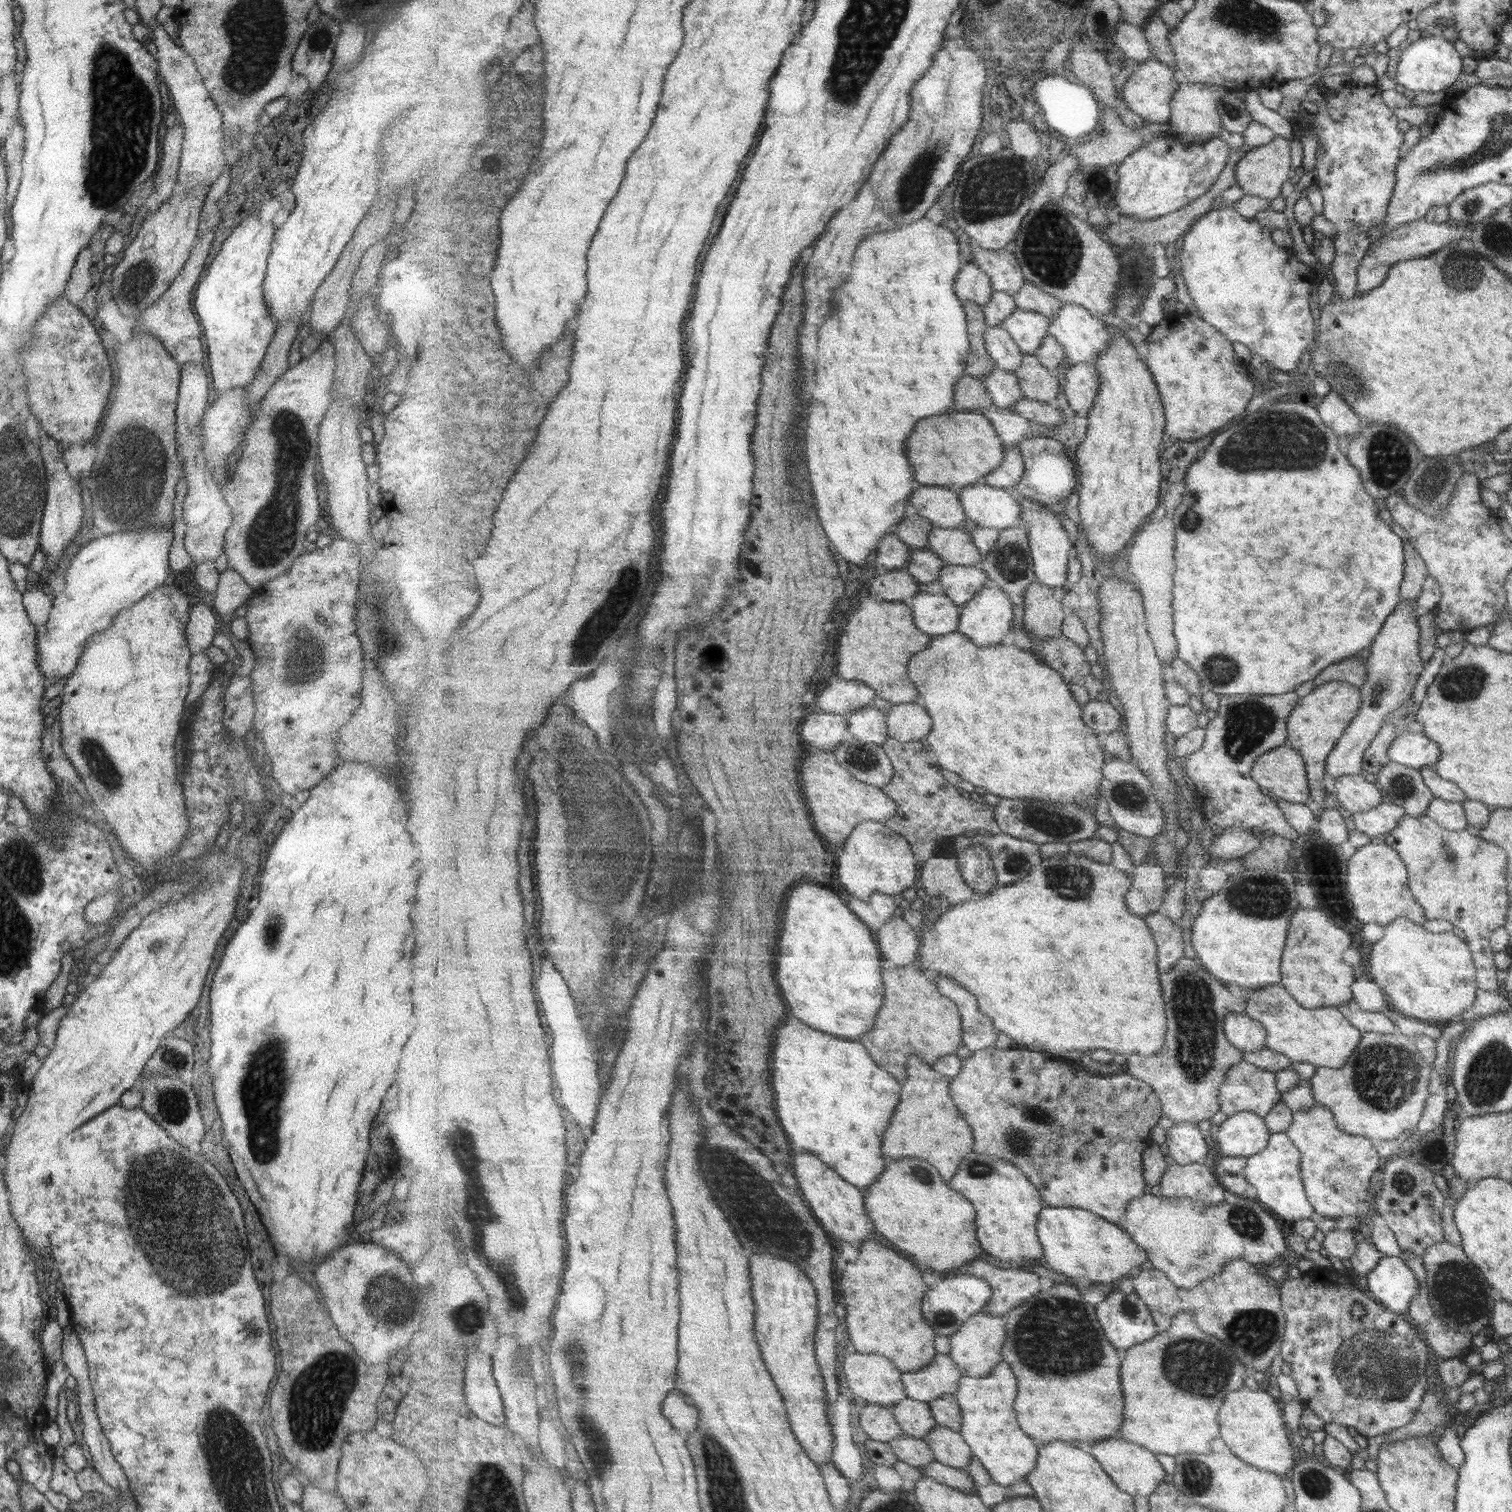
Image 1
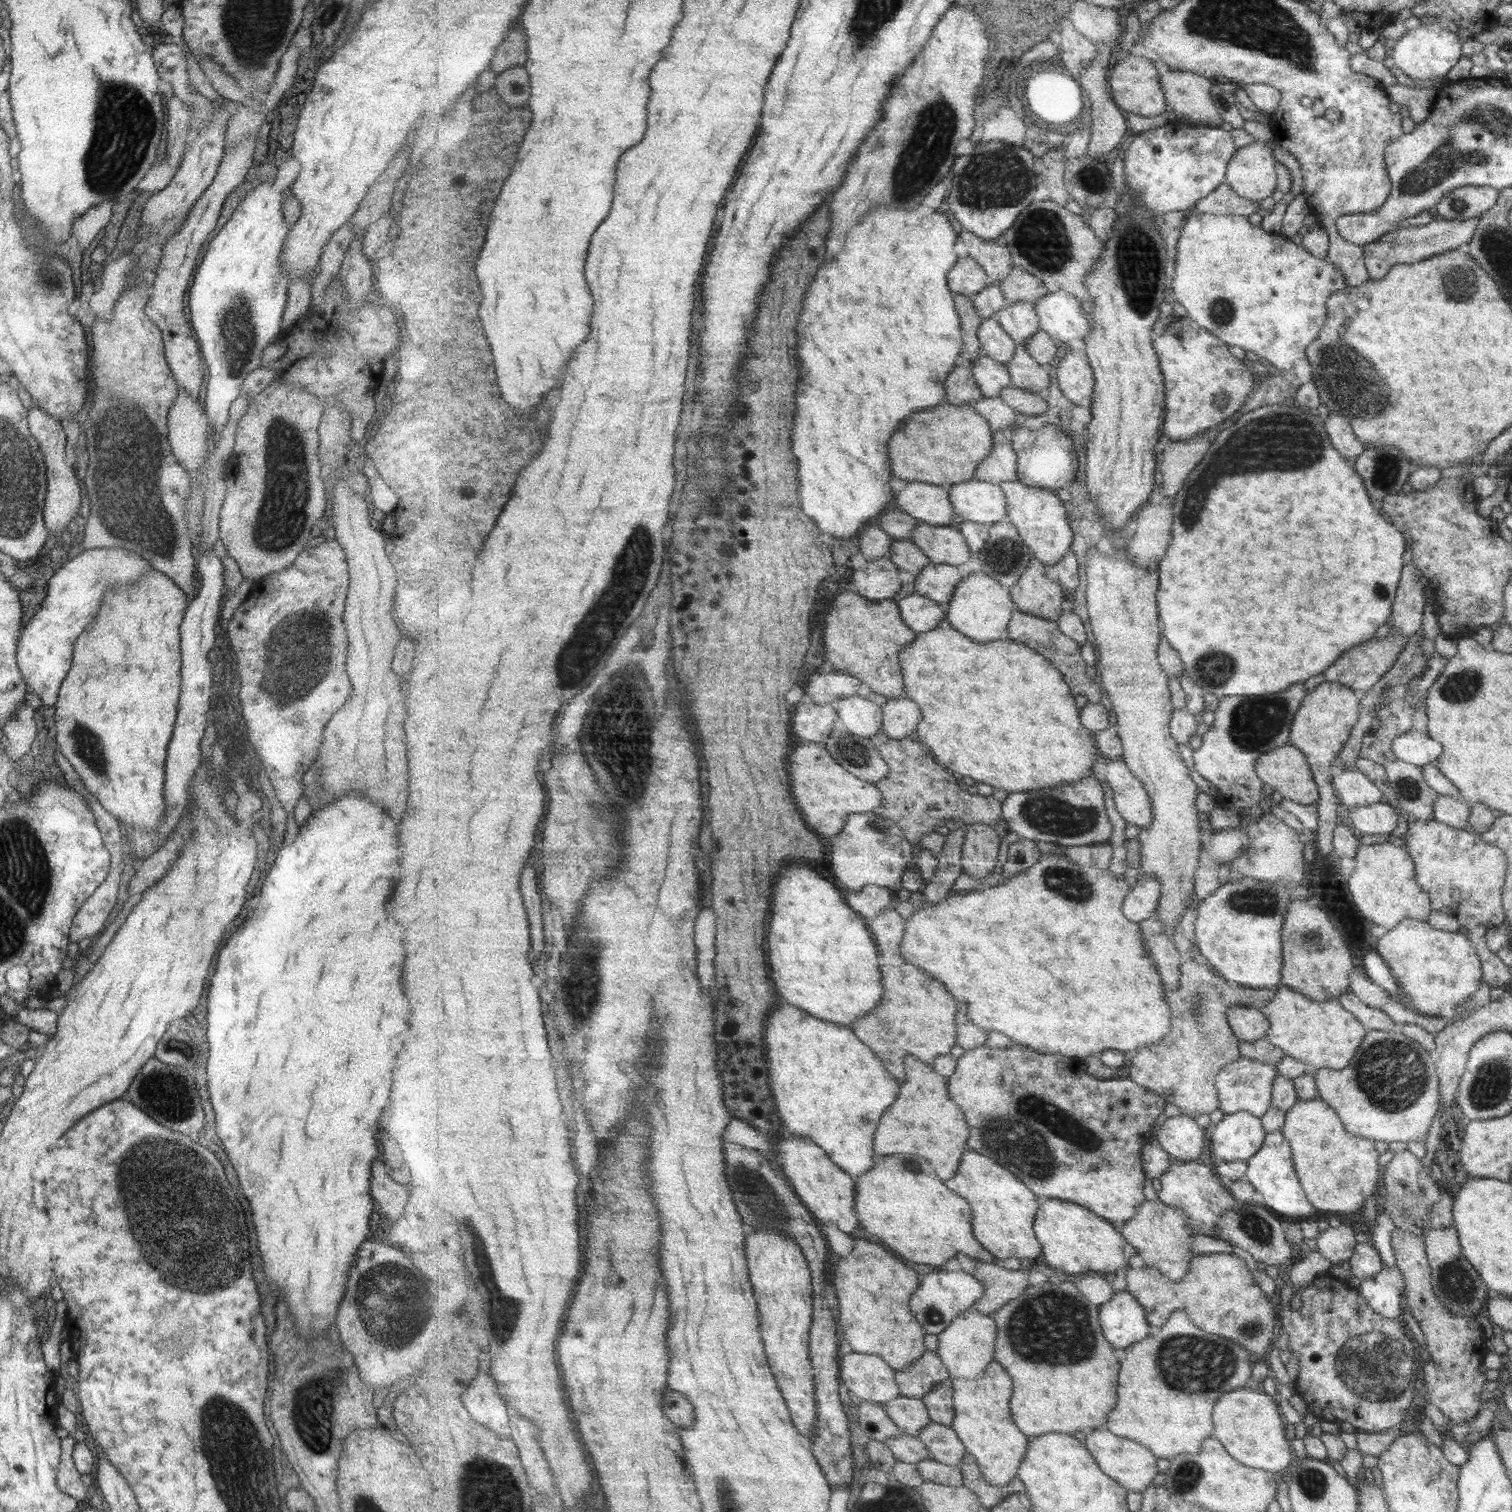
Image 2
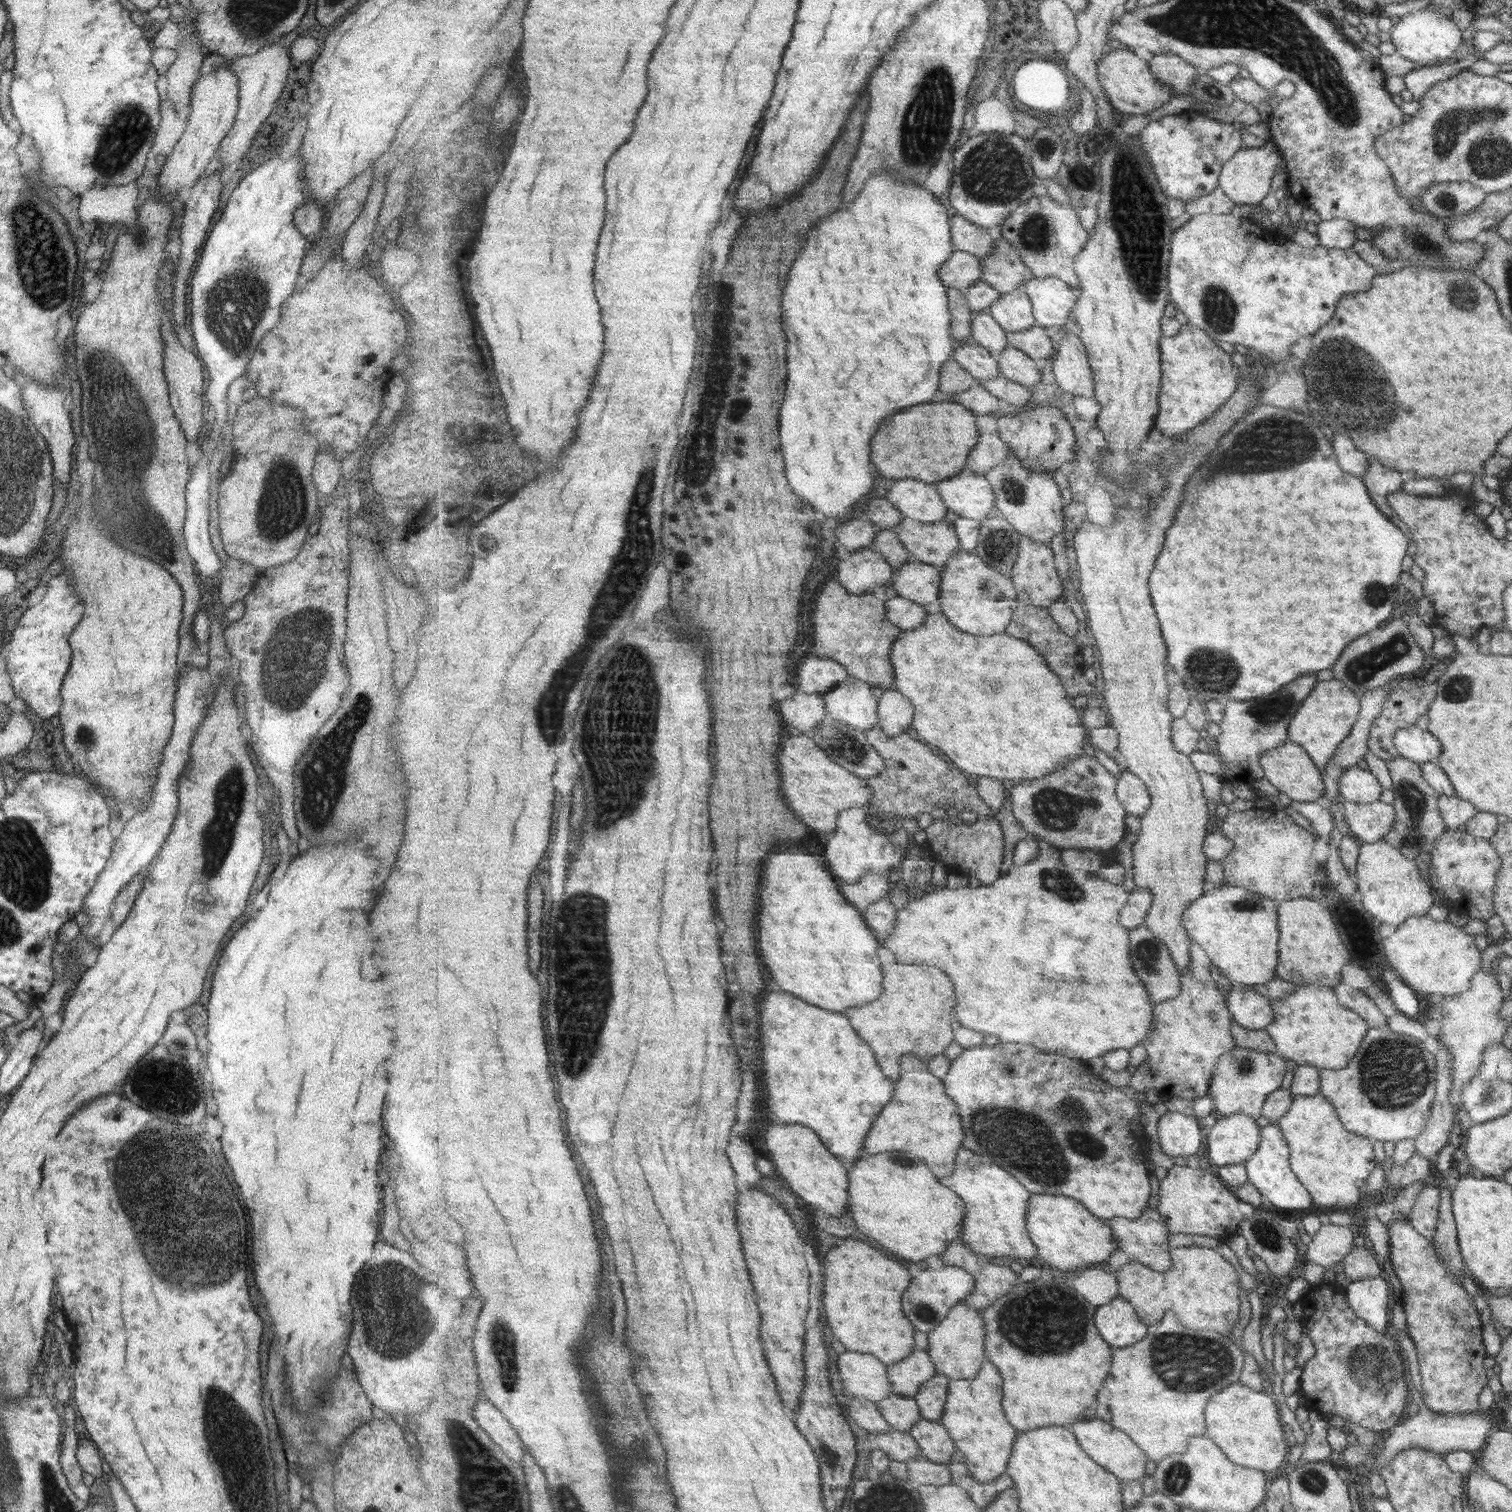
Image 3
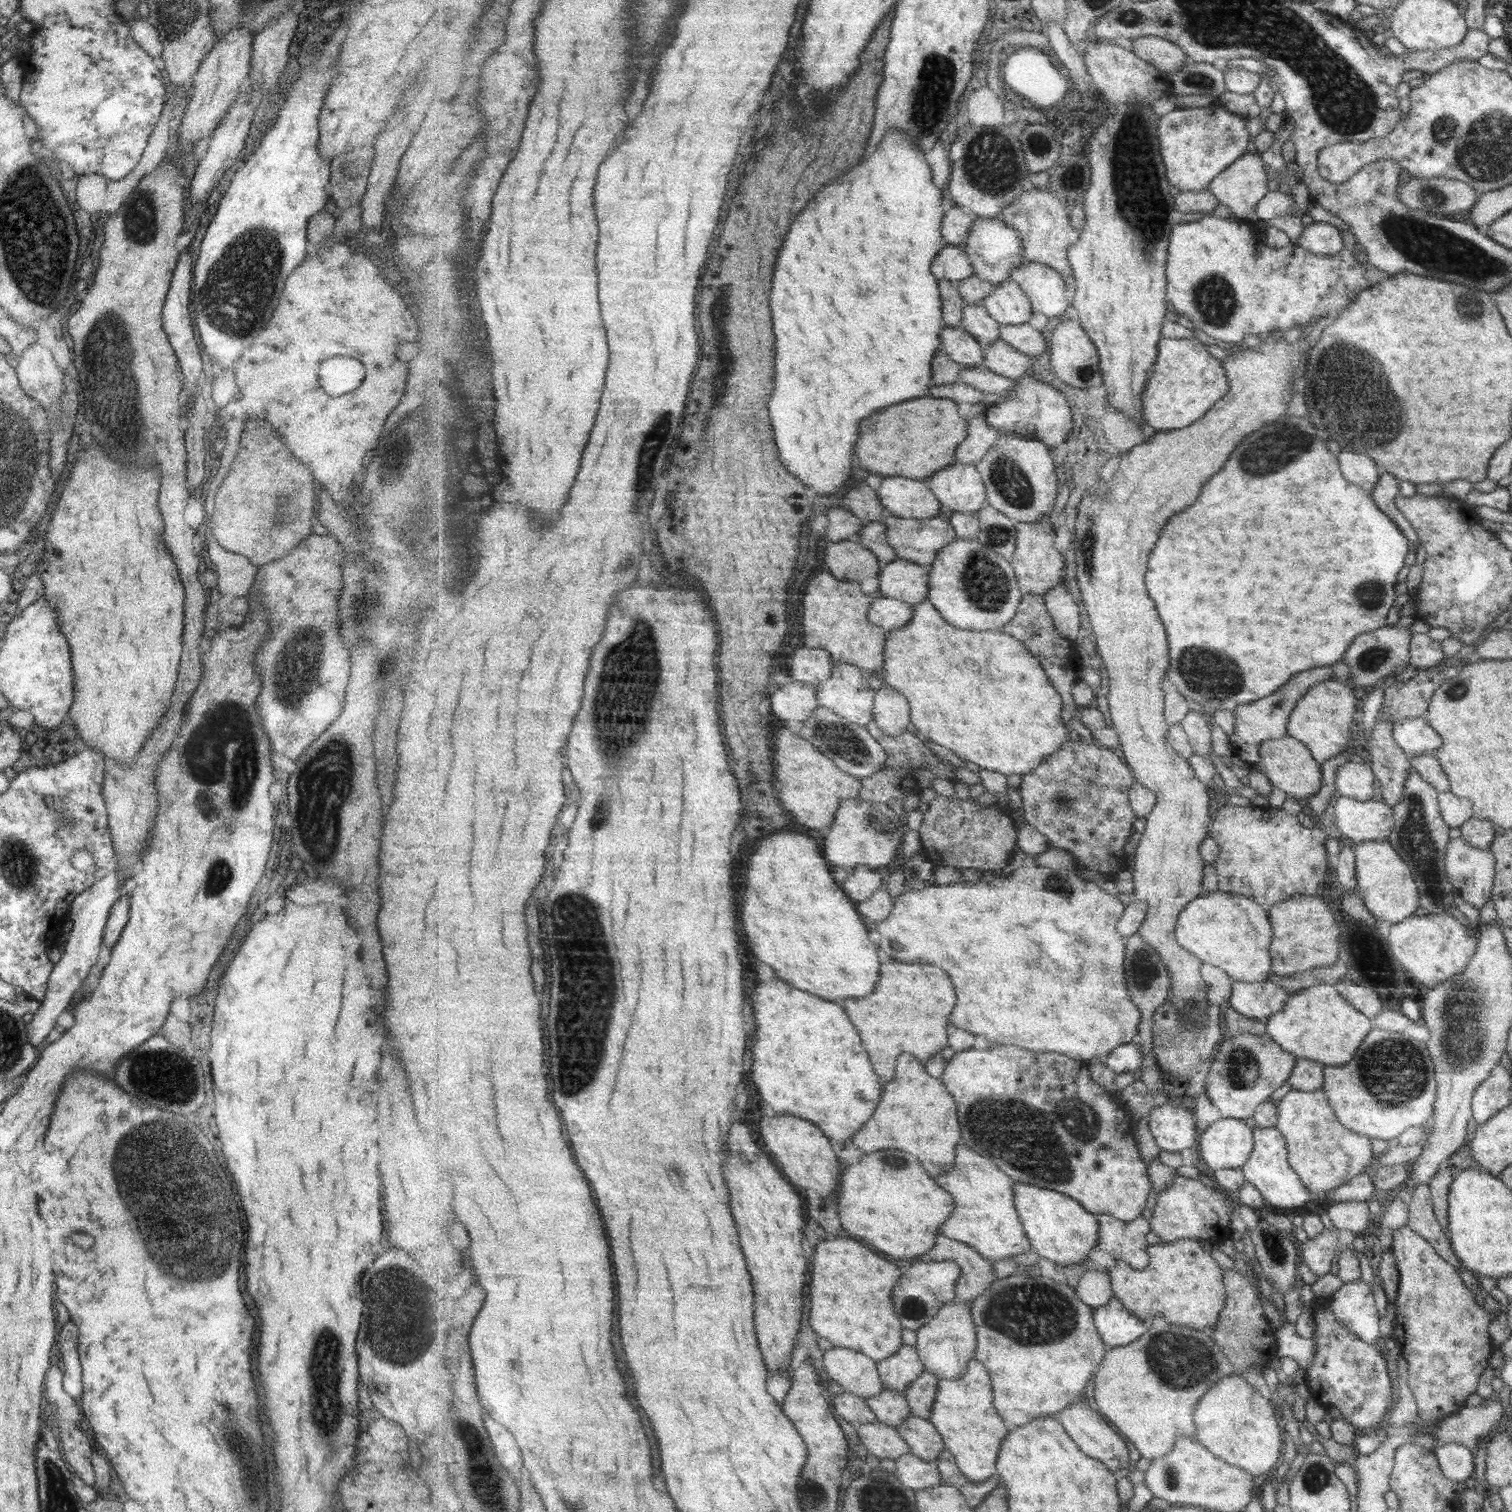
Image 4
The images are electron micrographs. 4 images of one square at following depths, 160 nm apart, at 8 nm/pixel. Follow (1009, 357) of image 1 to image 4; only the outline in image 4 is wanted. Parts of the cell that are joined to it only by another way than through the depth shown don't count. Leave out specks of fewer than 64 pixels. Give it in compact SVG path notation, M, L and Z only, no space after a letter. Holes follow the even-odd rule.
M965 304L962 328L970 332L984 346L1000 340L1000 322L988 313L984 304Z

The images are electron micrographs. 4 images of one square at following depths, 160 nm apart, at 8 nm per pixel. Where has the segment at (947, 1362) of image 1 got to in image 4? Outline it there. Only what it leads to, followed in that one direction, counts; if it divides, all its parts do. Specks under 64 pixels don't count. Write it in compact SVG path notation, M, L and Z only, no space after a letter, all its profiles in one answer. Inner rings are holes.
M903 1345L895 1356L878 1363L878 1370L885 1388L904 1394L908 1386L919 1378L925 1369L913 1345Z

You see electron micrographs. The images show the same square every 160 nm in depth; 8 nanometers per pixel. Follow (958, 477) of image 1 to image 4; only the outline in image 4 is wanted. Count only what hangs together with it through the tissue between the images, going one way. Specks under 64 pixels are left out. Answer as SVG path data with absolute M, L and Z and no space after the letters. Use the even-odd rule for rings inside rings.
M917 398L913 402L903 402L901 406L891 406L881 414L873 414L861 422L861 442L857 442L857 456L867 470L881 472L881 476L907 476L927 481L935 473L953 464L959 444L968 437L968 421L959 414L958 403L950 398Z

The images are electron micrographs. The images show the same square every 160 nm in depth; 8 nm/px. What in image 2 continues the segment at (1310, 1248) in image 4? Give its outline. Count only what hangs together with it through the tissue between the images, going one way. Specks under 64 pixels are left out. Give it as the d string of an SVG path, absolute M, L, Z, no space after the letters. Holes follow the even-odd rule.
M1348 1226L1327 1228L1315 1238L1317 1252L1321 1253L1332 1265L1339 1265L1347 1260L1354 1251L1354 1234Z

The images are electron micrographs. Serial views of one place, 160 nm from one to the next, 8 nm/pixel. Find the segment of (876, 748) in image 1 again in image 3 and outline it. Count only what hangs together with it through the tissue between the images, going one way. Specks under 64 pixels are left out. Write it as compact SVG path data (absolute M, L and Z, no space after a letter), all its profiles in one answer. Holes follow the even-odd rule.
M830 715L816 730L815 734L809 734L813 736L812 740L853 774L869 779L887 770L884 758L869 743L865 732L845 726Z

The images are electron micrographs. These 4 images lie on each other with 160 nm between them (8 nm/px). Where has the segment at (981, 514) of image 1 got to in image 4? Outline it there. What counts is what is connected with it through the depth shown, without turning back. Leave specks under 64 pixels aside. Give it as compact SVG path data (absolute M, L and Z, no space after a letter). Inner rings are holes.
M954 462L927 480L943 506L978 514L987 504L988 490L975 465Z

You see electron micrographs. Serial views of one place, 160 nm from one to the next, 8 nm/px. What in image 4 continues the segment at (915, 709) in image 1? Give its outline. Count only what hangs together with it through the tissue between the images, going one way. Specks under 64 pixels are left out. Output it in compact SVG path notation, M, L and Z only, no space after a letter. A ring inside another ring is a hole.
M884 684L876 692L875 721L885 734L897 738L912 723L911 705L907 700L908 698L905 695L889 684Z

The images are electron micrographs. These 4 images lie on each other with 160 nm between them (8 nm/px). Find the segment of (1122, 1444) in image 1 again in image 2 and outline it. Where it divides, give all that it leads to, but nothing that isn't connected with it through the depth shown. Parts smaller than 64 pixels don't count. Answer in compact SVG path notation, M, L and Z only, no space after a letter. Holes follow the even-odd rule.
M1105 1426L1087 1432L1086 1446L1096 1458L1101 1470L1111 1478L1117 1479L1117 1482L1120 1482L1121 1486L1128 1491L1144 1493L1151 1484L1154 1484L1155 1476L1160 1473L1158 1458L1152 1450L1149 1450L1149 1447L1133 1439L1113 1434L1113 1431Z

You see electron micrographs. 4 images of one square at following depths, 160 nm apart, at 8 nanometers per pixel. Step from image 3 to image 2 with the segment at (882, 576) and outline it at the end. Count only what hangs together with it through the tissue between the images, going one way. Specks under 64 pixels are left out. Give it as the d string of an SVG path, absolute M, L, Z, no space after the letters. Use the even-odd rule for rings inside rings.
M890 558L867 561L861 570L855 569L853 572L847 589L870 599L892 599L903 586L899 568Z

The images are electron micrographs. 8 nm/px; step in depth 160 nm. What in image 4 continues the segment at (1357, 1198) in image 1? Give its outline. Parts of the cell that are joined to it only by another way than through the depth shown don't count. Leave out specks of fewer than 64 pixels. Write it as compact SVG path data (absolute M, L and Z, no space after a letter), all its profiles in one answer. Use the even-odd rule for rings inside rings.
M1321 1089L1314 1092L1290 1090L1275 1106L1275 1129L1287 1143L1288 1164L1303 1186L1314 1198L1323 1198L1352 1176L1364 1173L1372 1166L1370 1139L1343 1128L1329 1107Z

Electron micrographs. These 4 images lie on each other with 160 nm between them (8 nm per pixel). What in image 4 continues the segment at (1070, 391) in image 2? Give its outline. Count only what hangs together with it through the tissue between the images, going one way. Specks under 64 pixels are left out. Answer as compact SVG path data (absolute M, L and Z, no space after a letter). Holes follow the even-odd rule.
M1062 318L1053 330L1050 339L1049 350L1052 354L1052 365L1055 374L1067 384L1079 389L1091 389L1101 387L1104 384L1104 374L1101 370L1101 359L1096 344L1089 338L1084 327L1079 321Z

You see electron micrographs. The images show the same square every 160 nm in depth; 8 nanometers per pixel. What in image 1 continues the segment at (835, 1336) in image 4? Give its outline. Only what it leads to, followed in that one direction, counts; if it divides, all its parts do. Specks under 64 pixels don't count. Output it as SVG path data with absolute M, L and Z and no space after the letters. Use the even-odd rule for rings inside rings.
M865 1242L861 1258L849 1264L841 1278L841 1292L847 1302L847 1326L855 1348L863 1354L885 1355L903 1374L919 1372L932 1364L937 1354L935 1336L938 1334L921 1314L921 1302L927 1290L929 1286L921 1270L909 1260L879 1242Z

